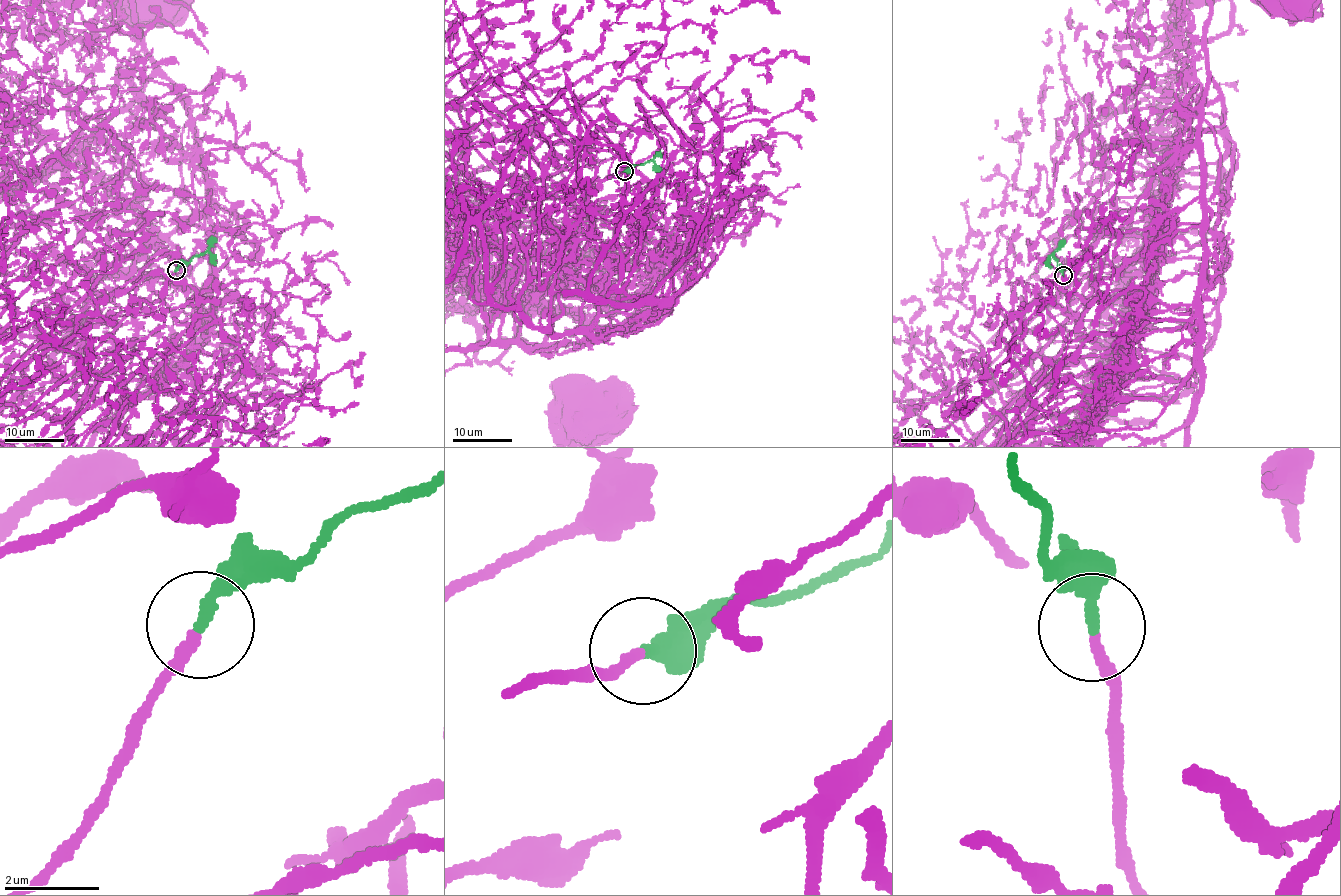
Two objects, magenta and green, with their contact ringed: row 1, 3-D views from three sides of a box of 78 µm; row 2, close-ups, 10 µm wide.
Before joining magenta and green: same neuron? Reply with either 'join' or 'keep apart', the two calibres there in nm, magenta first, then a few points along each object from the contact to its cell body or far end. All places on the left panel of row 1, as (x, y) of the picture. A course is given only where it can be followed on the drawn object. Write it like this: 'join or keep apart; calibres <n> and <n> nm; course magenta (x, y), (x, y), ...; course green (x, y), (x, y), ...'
join; calibres 220 and 280 nm; course magenta (175, 272), (144, 308), (76, 227), (99, 186), (137, 174), (142, 128), (141, 29); course green (176, 270), (205, 252), (214, 238)

